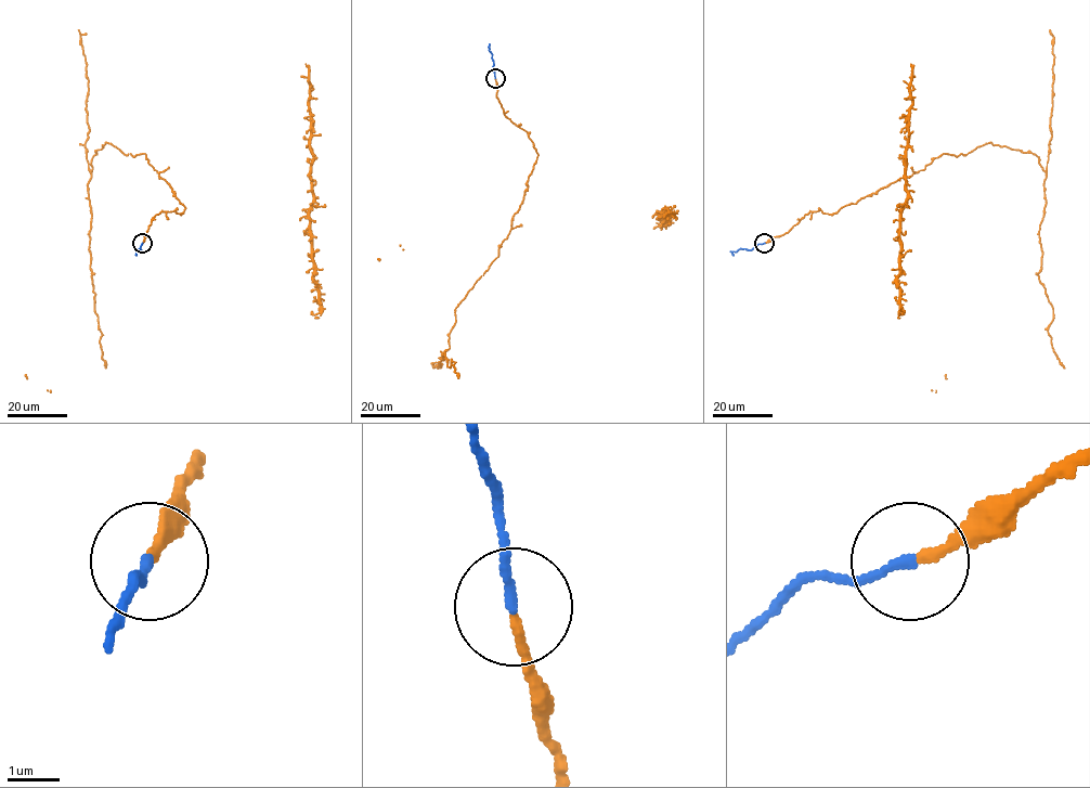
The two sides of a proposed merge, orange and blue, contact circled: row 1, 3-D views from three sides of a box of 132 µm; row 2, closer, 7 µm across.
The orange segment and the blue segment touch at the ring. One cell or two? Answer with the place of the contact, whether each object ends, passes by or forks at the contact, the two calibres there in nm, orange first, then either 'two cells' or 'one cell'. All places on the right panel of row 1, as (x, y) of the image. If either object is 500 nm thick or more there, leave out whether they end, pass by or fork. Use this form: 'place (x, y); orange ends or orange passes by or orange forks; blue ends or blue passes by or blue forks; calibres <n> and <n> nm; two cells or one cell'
place (764, 243); orange ends; blue ends; calibres 170 and 180 nm; one cell

